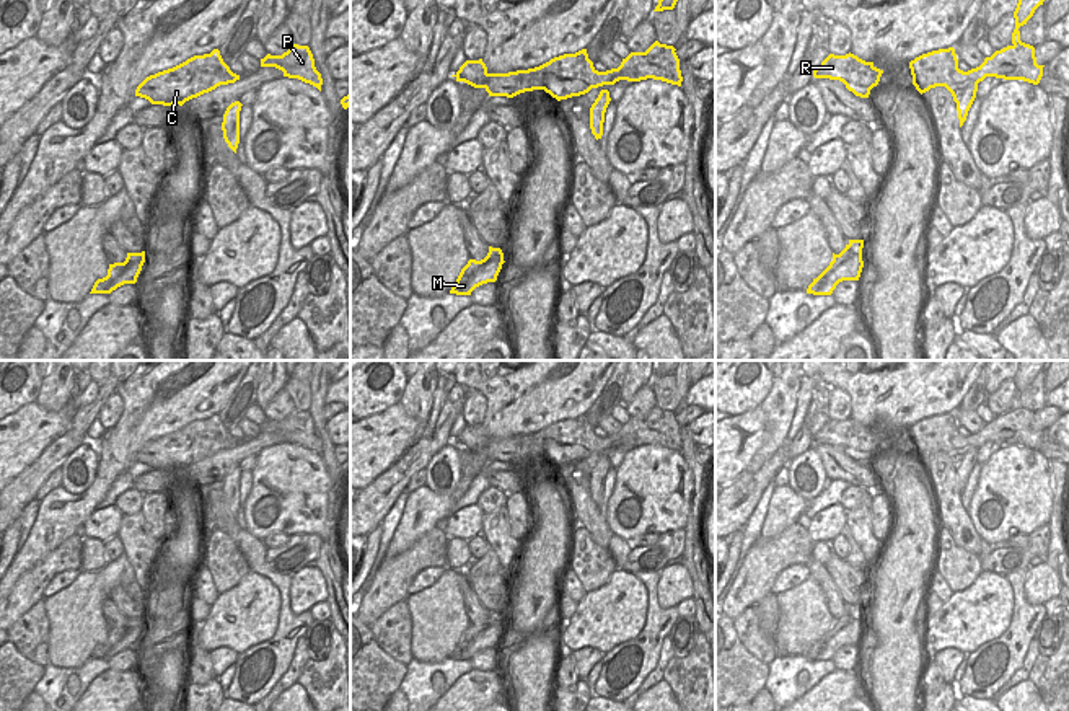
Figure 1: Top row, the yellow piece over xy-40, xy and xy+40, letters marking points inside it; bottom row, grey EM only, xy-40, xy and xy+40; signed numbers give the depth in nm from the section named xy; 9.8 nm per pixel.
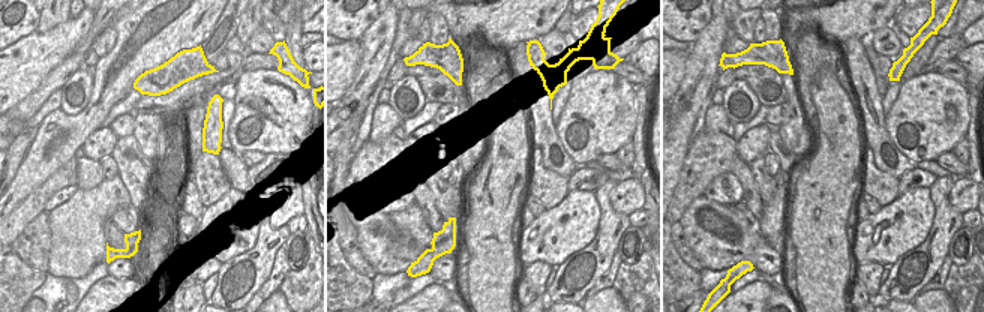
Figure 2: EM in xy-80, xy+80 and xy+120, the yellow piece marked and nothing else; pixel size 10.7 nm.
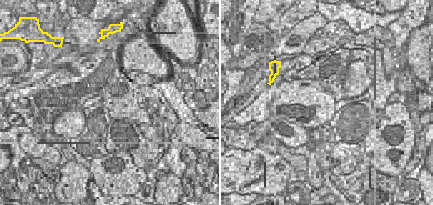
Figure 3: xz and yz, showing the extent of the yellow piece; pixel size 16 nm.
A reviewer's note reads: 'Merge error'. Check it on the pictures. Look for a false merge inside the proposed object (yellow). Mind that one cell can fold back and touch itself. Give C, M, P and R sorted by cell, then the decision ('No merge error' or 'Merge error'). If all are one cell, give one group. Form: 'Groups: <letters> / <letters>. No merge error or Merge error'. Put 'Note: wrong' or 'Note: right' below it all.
Groups: C P R / M. Merge error.
Note: right

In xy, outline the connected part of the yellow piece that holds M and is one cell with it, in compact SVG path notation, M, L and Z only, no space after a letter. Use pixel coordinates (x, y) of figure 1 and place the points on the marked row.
M489 246L489 253L484 259L469 259L461 269L450 294L471 295L471 292L487 282L495 282L504 264L504 253L500 248Z

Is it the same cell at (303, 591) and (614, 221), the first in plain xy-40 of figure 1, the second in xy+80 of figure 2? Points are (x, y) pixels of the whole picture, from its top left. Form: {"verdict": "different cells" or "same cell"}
{"verdict": "different cells"}

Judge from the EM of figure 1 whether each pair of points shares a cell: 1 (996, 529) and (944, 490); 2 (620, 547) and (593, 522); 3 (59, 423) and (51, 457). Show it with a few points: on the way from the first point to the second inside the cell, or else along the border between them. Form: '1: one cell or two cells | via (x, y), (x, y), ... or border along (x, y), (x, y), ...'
1: two cells | border along (965, 511), (973, 529), (981, 537)
2: two cells | border along (613, 535), (607, 547)
3: two cells | border along (69, 429), (28, 465)

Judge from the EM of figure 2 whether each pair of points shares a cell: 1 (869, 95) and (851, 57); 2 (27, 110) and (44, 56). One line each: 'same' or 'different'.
1: same
2: different

